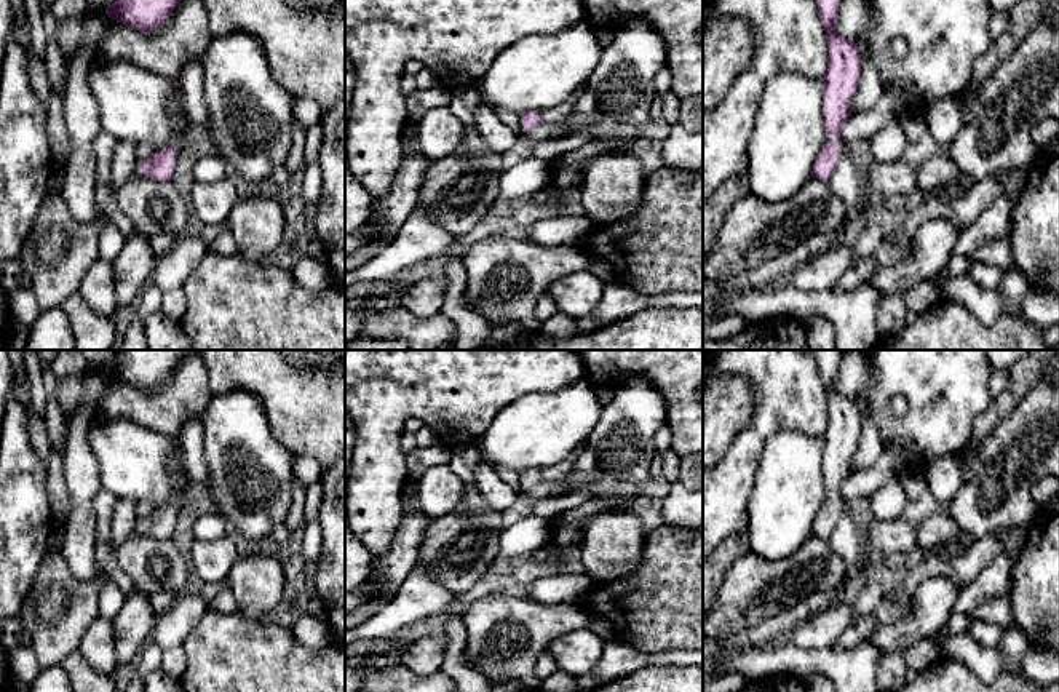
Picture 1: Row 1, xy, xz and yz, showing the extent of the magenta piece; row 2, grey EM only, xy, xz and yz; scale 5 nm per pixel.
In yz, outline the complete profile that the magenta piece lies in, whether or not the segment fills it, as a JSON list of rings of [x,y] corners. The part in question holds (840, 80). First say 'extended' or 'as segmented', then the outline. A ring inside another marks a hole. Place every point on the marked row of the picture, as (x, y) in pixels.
extended; [[[815,0],[829,43],[829,64],[824,74],[823,115],[826,142],[813,163],[811,176],[827,182],[839,158],[845,153],[840,131],[851,117],[853,96],[861,77],[861,54],[855,40],[835,32],[842,0]]]

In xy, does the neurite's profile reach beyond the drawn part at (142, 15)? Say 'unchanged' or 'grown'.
unchanged

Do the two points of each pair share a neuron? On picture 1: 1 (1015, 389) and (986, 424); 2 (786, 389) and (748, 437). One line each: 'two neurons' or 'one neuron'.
1: one neuron
2: one neuron

